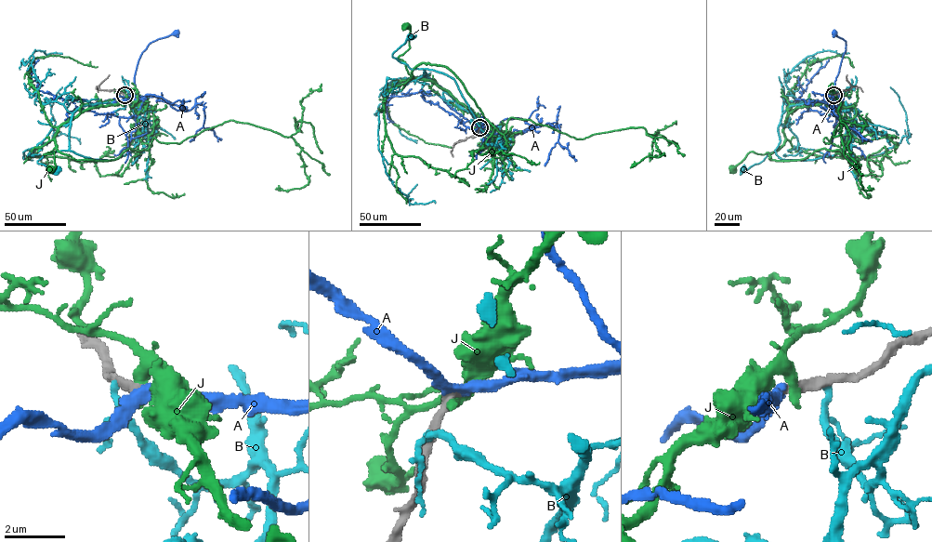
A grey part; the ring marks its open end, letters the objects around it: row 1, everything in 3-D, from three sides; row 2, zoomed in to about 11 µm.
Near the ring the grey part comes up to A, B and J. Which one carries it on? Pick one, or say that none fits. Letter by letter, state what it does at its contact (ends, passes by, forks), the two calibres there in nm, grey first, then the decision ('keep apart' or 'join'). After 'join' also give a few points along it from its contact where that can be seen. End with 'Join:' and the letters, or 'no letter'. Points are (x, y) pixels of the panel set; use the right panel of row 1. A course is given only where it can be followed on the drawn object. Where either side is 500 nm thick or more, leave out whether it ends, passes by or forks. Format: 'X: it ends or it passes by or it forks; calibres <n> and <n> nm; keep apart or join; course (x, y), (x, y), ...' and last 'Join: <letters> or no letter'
A: it passes by; calibres 300 and 320 nm; join; course (833, 95), (834, 81), (846, 47), (846, 41), (834, 33)
B: it passes by; calibres 260 and 160 nm; keep apart
J: it ends; calibres 340 and 440 nm; keep apart
Join: A

